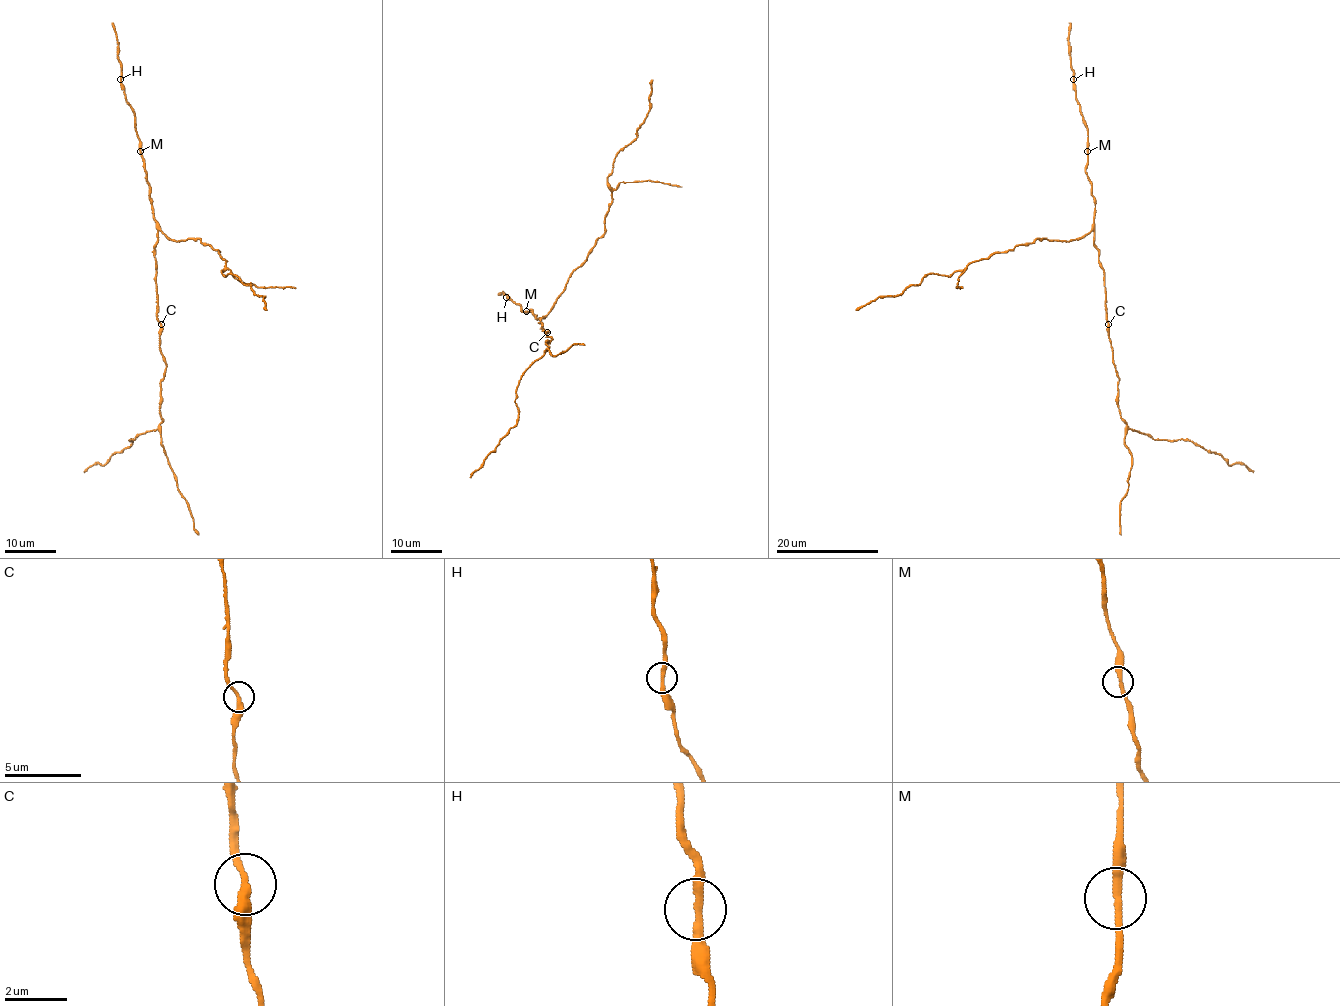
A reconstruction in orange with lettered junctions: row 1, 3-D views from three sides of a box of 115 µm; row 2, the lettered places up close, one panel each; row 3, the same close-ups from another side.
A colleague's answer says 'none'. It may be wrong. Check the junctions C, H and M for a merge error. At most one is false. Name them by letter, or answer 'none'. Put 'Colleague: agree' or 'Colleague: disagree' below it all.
none
Colleague: agree

